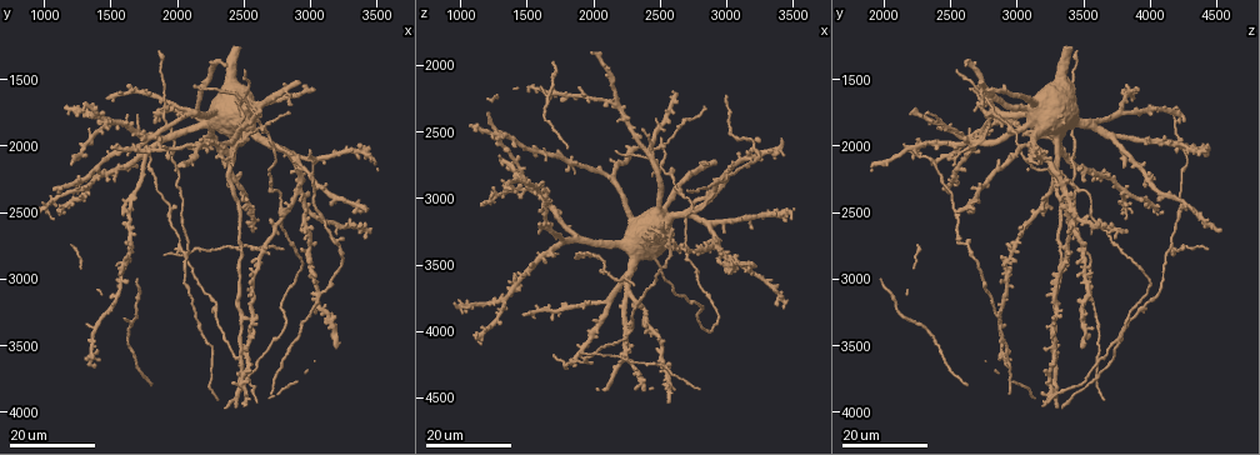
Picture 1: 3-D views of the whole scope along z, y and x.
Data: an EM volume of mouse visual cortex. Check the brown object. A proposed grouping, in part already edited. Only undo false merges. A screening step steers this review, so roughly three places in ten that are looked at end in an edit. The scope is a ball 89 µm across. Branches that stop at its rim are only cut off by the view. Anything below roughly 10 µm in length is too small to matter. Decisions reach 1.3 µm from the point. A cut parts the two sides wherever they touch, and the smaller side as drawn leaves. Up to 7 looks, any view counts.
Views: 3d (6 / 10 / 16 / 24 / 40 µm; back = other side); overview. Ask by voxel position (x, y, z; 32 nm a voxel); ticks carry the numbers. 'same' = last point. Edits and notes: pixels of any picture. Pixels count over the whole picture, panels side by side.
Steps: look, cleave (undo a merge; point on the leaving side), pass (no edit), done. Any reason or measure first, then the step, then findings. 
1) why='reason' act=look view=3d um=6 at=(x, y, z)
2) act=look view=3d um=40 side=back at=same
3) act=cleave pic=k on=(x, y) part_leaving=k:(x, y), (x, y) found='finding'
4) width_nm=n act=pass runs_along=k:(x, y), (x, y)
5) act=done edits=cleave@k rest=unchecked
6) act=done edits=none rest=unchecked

why='three arms meet' act=look view=3d um=24 at=(2520, 3740, 3540)

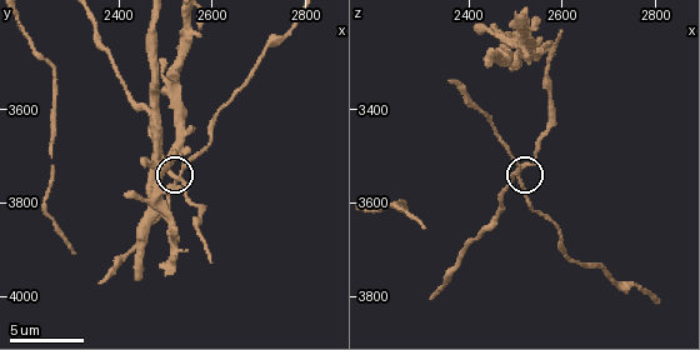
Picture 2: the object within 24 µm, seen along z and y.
act=look view=3d um=6 at=(2515, 3740, 3520)

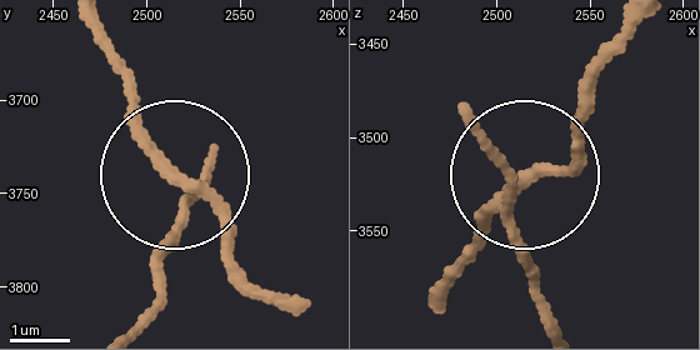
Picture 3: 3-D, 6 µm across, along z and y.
act=pass runs_along=3:(208, 171), (163, 240), (178, 180), (243, 270) found='continuous, no second neuron'

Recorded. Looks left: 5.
why='three-way junction' act=look view=3d um=16 at=(2000, 2760, 4180)

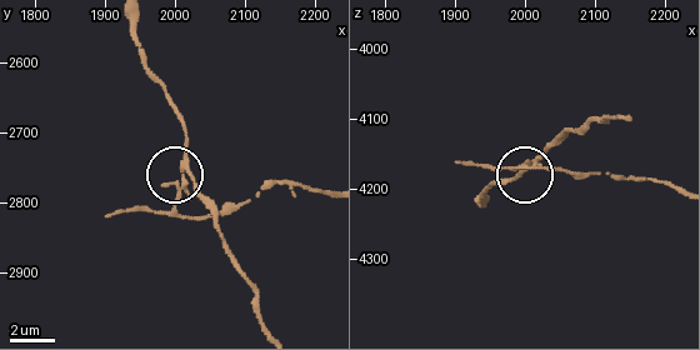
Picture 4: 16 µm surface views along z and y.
act=look view=3d um=10 at=(2010, 2765, 4160)

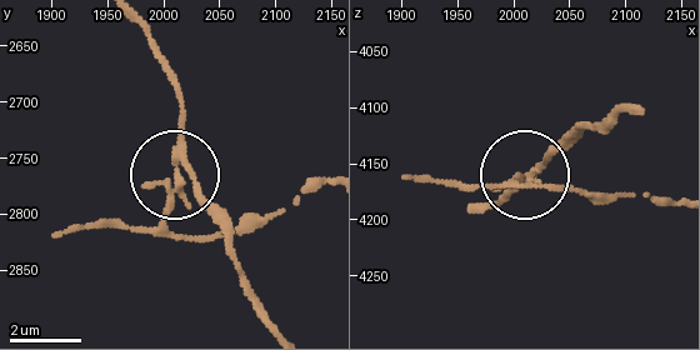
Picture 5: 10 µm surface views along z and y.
width_nm=210 act=cleave pic=5 on=(168, 209) part_leaving=5:(175, 156), (169, 225), (184, 234), (255, 231), (326, 183) found='two neurons meet here'

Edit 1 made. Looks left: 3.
act=look view=overview

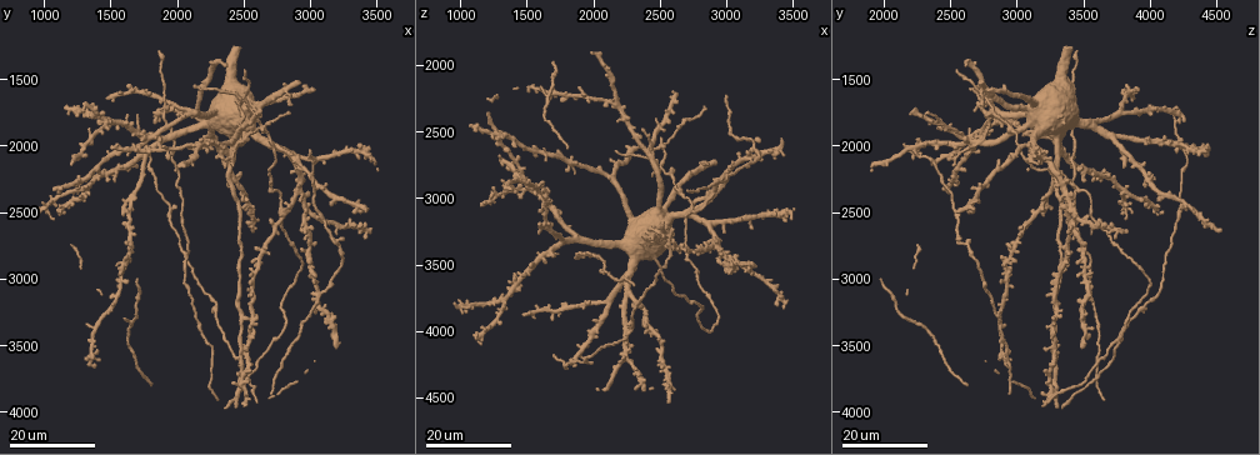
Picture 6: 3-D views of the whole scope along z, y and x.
why='calibre changes' act=look view=3d um=24 at=(2740, 2320, 3480)

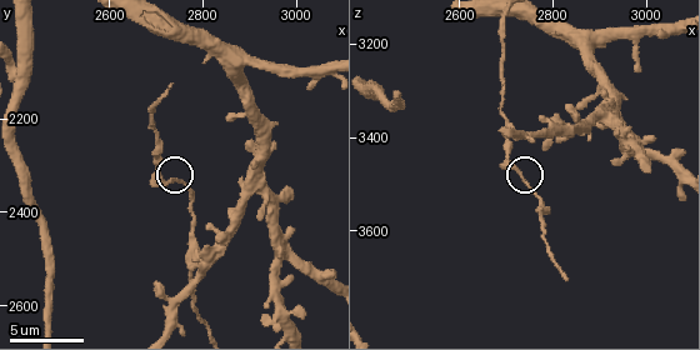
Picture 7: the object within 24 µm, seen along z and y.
act=look view=3d um=6 at=(2725, 2335, 3465)

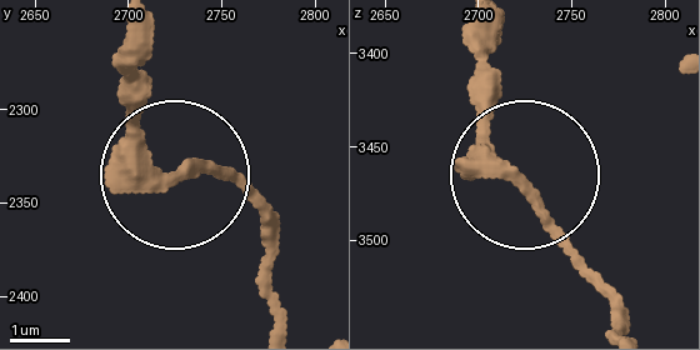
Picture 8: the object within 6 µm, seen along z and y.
act=pass runs_along=8:(124, 31), (124, 105), (154, 165), (254, 190) found='continuous, no second neuron'

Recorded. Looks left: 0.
act=done edits=cleave@5 rest=unchecked

